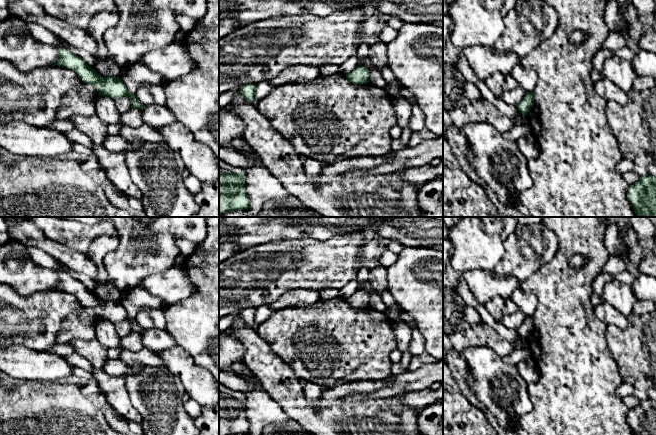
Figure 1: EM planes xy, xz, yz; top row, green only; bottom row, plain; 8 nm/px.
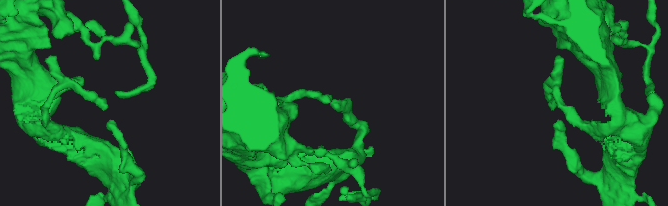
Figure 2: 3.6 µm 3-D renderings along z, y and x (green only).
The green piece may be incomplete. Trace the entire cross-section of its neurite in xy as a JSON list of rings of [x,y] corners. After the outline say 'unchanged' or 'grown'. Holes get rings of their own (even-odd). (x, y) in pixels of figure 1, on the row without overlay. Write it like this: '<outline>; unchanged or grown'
[[[66,272],[58,273],[59,283],[55,289],[69,292],[76,296],[78,301],[84,306],[94,310],[99,319],[108,320],[113,323],[128,320],[131,324],[131,332],[143,335],[145,330],[141,328],[136,318],[130,317],[123,305],[116,301],[103,301],[94,293],[88,290],[84,284]]]; unchanged

